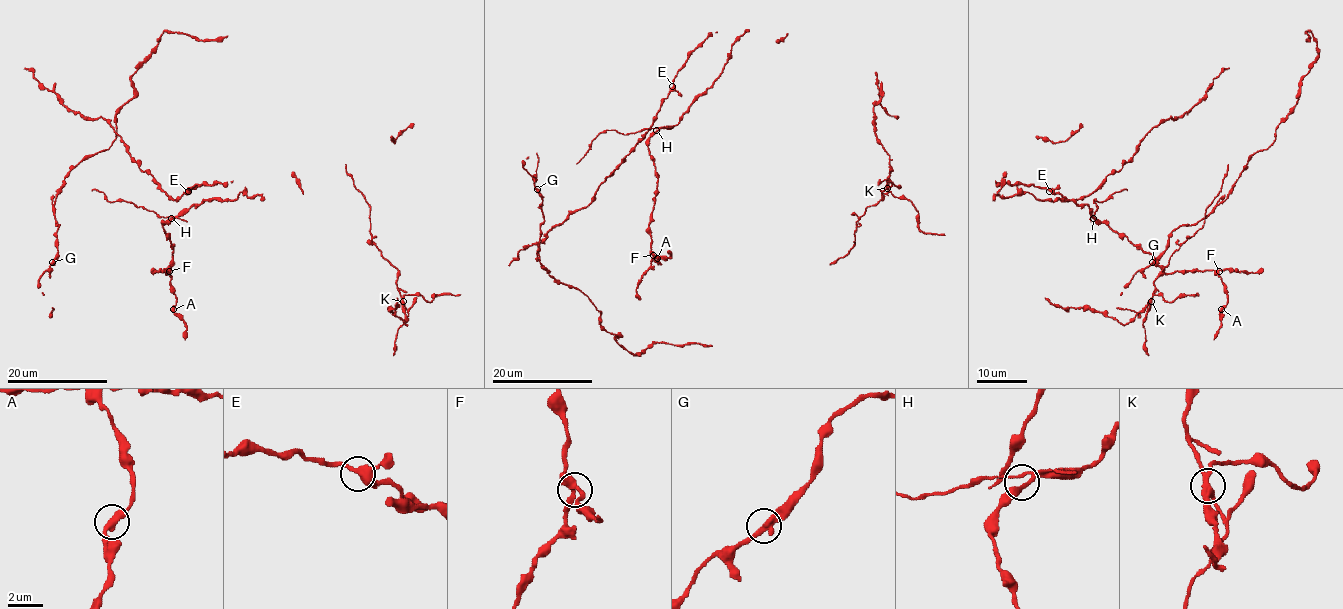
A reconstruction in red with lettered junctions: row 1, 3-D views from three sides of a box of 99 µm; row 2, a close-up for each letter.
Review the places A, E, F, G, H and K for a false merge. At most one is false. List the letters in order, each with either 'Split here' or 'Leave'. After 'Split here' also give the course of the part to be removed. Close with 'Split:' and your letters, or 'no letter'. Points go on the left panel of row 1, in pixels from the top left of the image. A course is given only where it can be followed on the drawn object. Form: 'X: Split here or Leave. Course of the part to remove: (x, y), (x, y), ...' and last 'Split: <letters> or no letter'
A: Leave
E: Leave
F: Leave
G: Leave
H: Leave
K: Split here. Course of the part to remove: (402, 301), (396, 280), (397, 270), (372, 241), (370, 204), (356, 188), (345, 164)
Split: K

